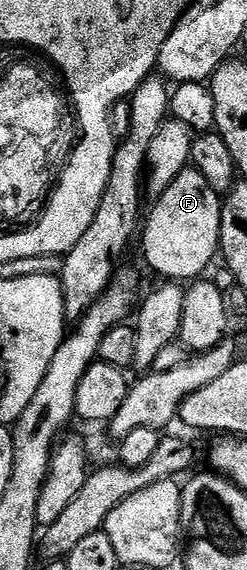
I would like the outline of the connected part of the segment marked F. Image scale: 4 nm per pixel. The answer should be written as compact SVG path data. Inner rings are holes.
M187 167L182 170L181 174L178 175L176 179L174 179L173 183L171 183L170 187L167 187L165 193L158 199L154 201L152 205L153 209L146 213L146 224L142 229L142 237L144 233L144 257L148 260L148 265L153 269L156 273L161 273L164 276L164 279L171 279L176 283L191 283L196 281L197 279L203 278L205 276L204 273L208 269L208 264L211 263L212 260L217 260L218 254L220 253L220 206L222 204L221 194L218 194L214 191L214 187L210 187L210 183L206 183L206 178L199 173L196 169Z

